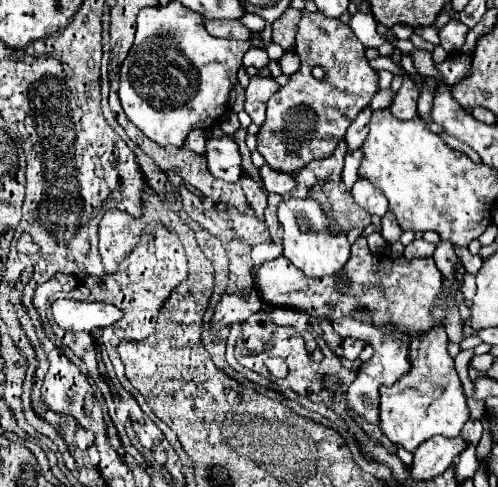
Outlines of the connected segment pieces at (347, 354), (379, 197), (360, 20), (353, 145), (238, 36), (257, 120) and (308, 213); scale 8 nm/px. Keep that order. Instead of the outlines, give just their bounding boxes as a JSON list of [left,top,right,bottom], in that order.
[[340,338,366,360],[352,178,388,216],[350,12,386,48],[346,108,372,152],[204,20,250,40],[244,78,280,126],[278,198,350,278]]

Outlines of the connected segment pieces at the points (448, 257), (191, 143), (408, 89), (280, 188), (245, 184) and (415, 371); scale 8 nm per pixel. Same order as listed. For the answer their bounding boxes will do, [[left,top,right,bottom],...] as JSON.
[[432,242,458,280],[186,130,206,154],[390,76,418,120],[260,164,296,196],[242,176,268,220],[379,266,470,452]]

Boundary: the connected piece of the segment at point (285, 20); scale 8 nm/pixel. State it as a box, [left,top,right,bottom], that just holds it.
[272,8,300,50]

